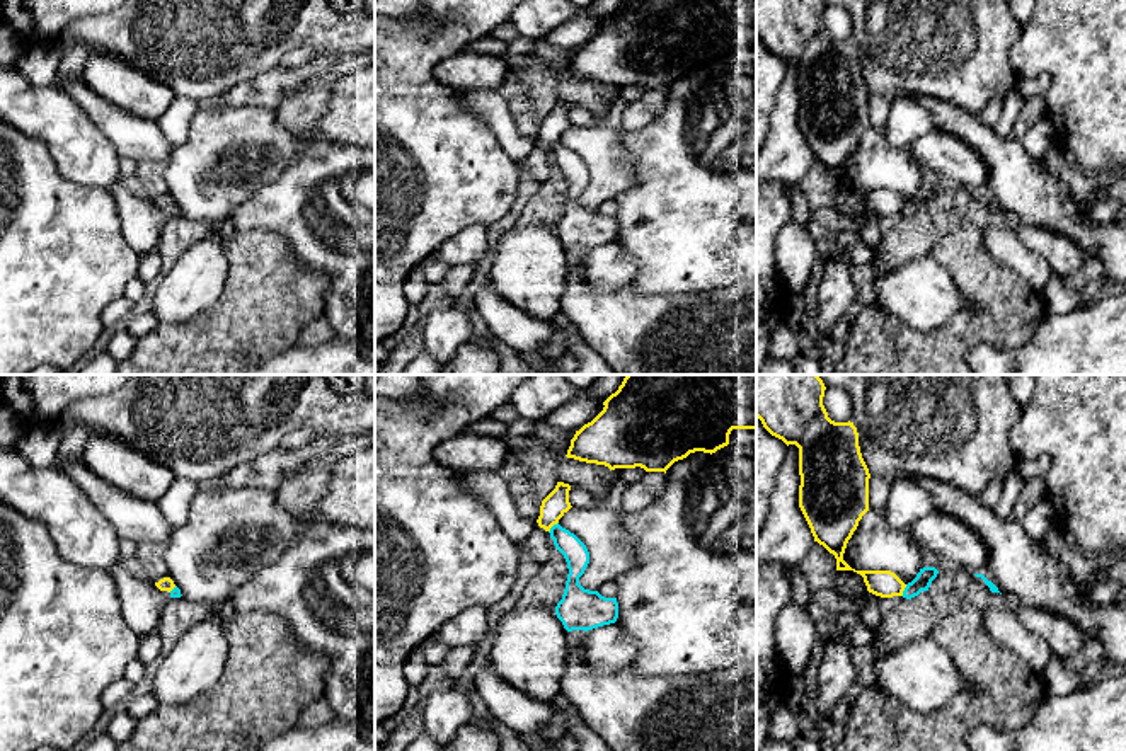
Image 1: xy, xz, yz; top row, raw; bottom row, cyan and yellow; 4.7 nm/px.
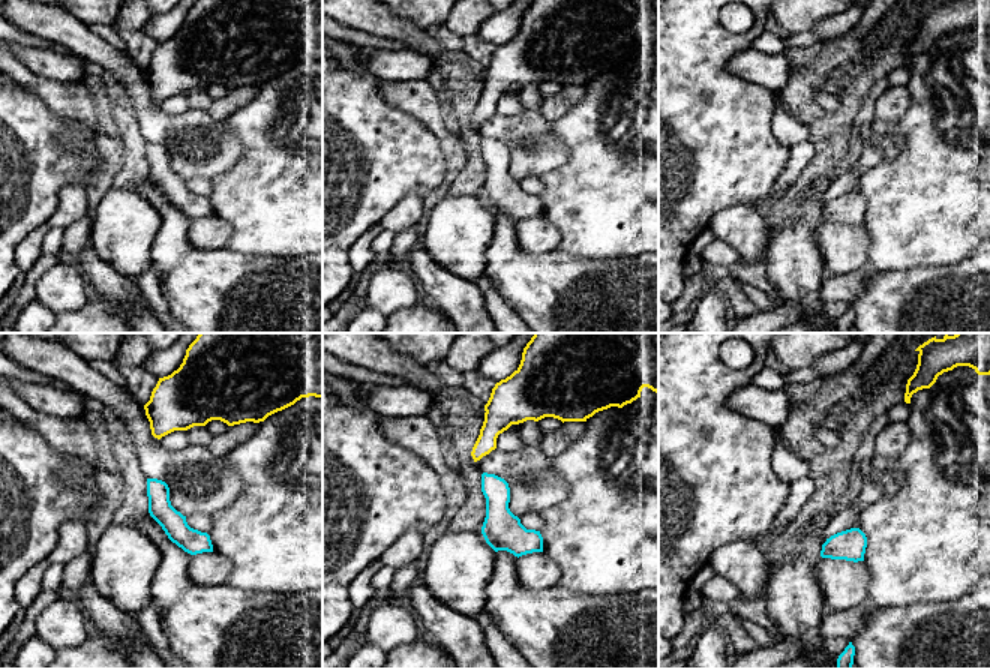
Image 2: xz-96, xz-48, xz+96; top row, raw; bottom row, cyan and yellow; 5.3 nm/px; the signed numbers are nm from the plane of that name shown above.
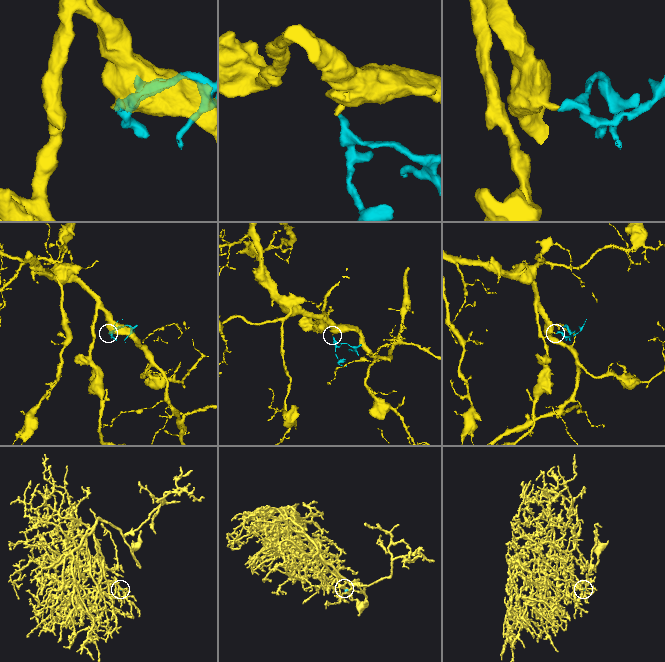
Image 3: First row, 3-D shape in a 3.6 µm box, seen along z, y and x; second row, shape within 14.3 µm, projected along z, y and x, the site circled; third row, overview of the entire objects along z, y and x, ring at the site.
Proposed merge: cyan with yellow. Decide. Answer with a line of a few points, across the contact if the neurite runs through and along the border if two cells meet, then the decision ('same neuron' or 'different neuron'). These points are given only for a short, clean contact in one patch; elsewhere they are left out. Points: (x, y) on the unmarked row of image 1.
line xz (557, 140), (549, 150); different neuron

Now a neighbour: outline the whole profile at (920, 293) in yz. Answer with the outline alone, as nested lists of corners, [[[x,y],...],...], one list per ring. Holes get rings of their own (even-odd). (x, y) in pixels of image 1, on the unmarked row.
[[[932,255],[884,271],[876,276],[874,288],[886,312],[920,332],[930,332],[971,307],[949,271]]]

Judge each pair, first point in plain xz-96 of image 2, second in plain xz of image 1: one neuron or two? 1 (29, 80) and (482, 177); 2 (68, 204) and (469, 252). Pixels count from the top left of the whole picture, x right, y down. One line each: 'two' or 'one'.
1: two
2: one

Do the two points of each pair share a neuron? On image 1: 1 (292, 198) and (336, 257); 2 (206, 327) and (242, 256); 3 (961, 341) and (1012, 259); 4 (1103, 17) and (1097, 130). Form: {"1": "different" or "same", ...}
{"1": "same", "2": "same", "3": "different", "4": "same"}

